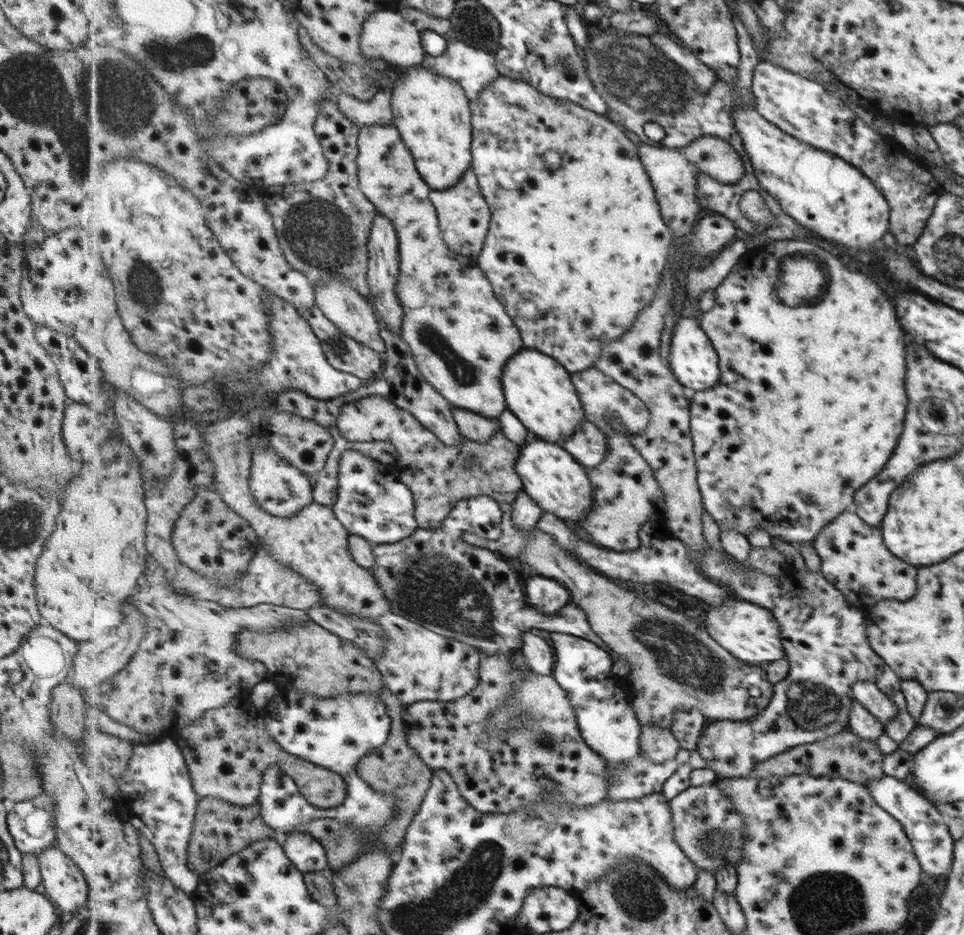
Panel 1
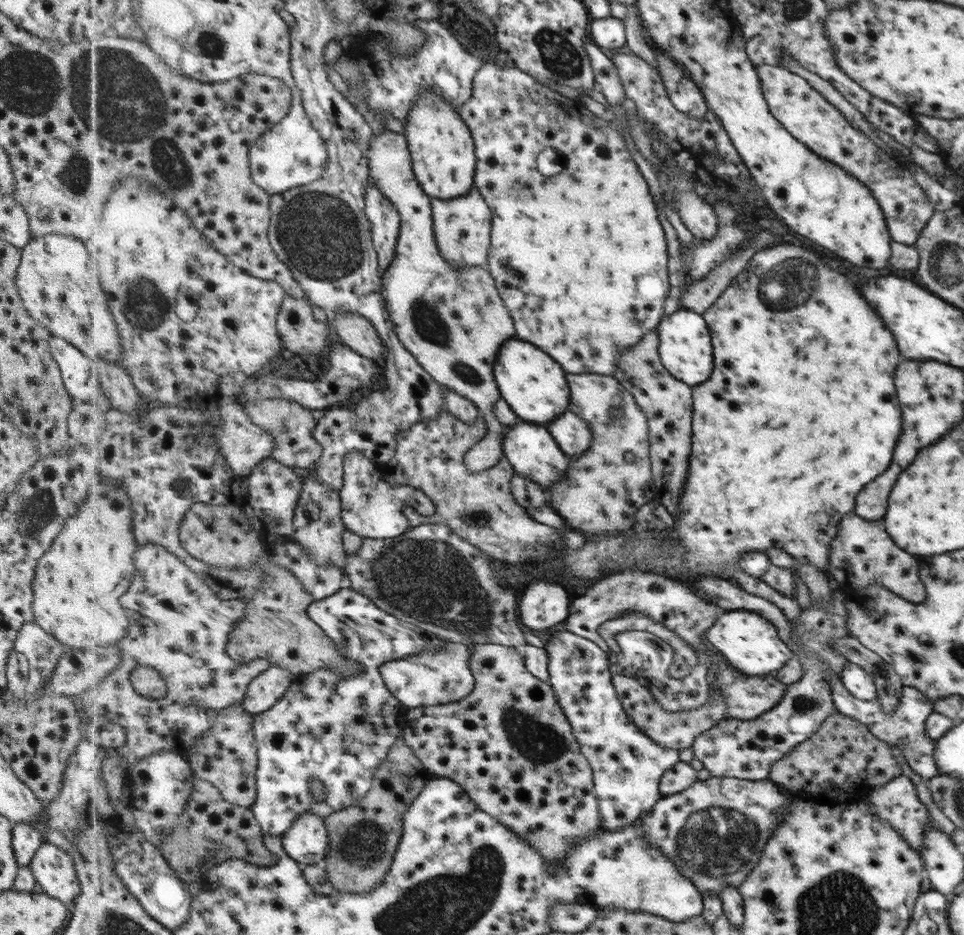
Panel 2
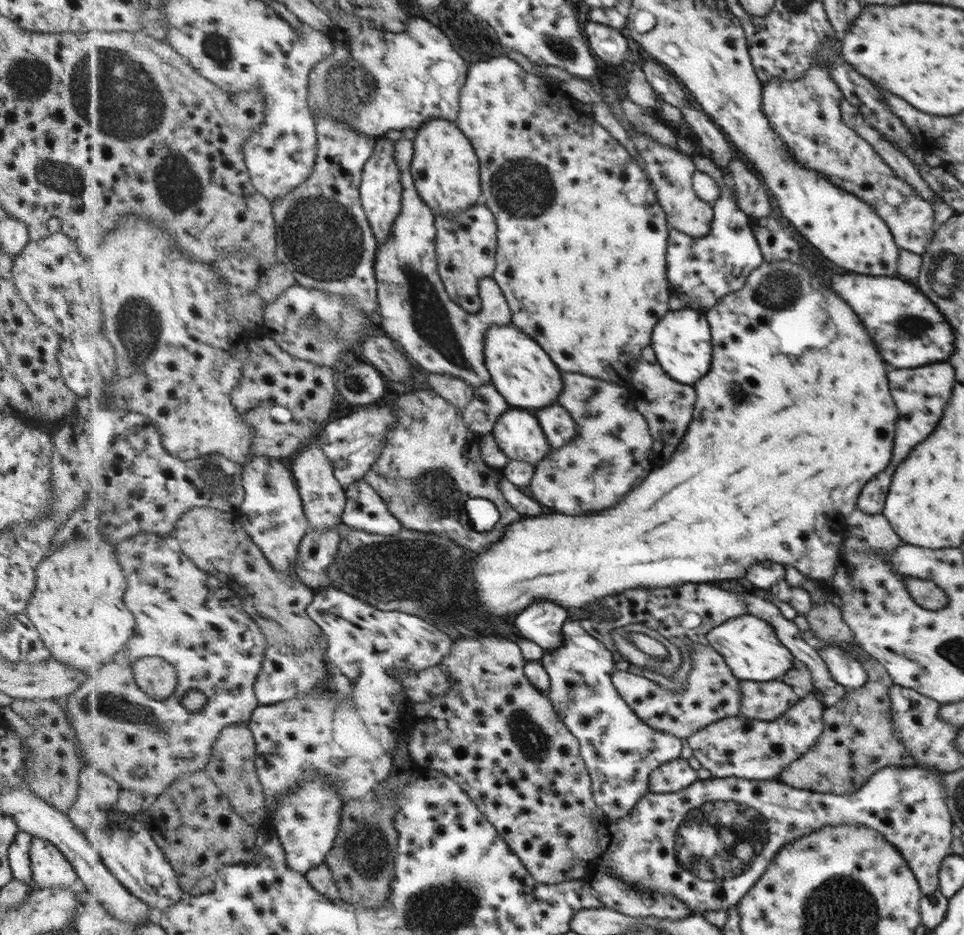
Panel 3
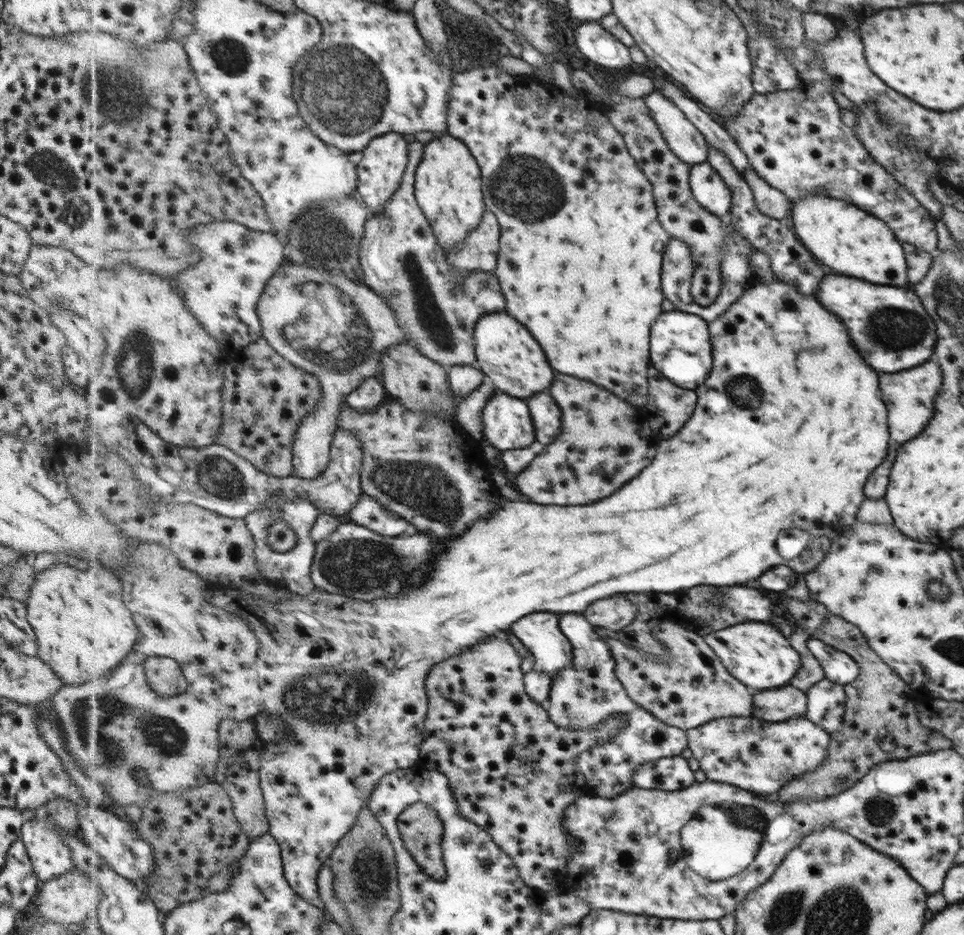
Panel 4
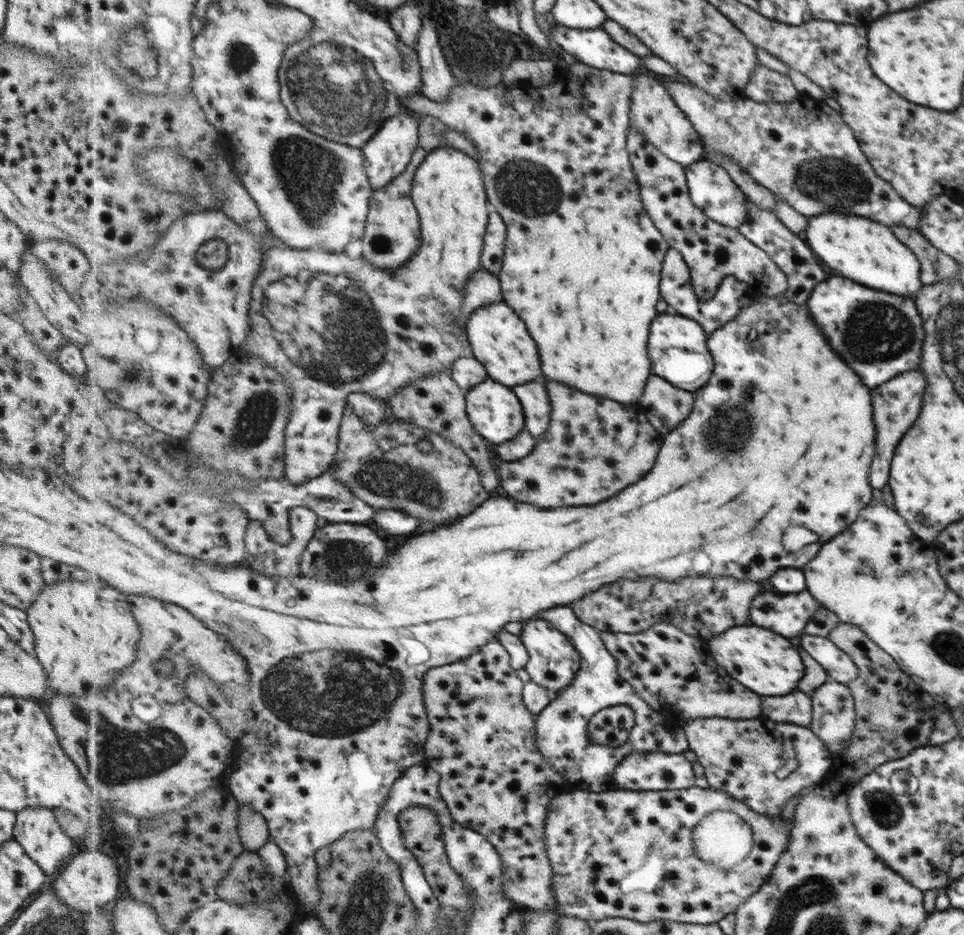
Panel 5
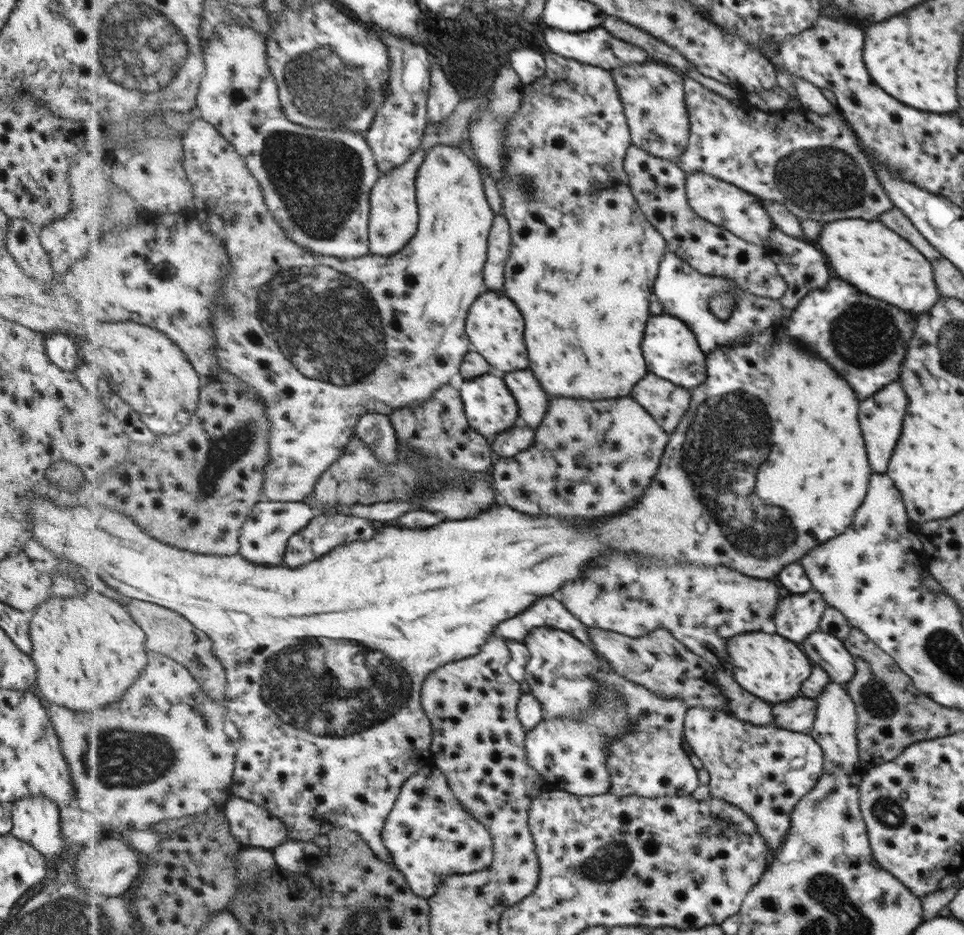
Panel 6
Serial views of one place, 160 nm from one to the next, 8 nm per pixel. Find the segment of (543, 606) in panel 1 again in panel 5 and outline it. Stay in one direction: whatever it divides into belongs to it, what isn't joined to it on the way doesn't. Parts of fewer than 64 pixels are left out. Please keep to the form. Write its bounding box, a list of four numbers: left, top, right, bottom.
[521,619,583,696]

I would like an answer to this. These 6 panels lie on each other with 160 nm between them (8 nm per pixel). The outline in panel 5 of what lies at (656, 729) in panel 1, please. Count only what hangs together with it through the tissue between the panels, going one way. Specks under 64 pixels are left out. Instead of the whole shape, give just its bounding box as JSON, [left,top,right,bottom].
[601,623,761,725]

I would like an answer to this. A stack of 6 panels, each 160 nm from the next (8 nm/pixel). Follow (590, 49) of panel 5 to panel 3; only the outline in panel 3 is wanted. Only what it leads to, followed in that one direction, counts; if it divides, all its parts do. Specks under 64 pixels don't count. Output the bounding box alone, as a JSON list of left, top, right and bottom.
[585,21,629,65]

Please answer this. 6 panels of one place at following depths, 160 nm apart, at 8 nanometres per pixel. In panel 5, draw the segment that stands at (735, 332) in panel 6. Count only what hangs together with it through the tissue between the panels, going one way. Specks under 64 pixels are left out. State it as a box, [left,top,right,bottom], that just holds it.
[660,247,756,335]

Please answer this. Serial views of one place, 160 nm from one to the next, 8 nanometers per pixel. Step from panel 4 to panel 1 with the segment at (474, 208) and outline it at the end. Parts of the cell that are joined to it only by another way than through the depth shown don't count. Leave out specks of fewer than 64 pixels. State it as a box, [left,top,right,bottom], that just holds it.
[390,65,473,190]

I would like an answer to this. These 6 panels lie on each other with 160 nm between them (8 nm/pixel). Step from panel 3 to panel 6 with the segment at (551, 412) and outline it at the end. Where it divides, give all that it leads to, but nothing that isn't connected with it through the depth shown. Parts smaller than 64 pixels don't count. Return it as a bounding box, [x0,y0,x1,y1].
[500,370,551,416]

